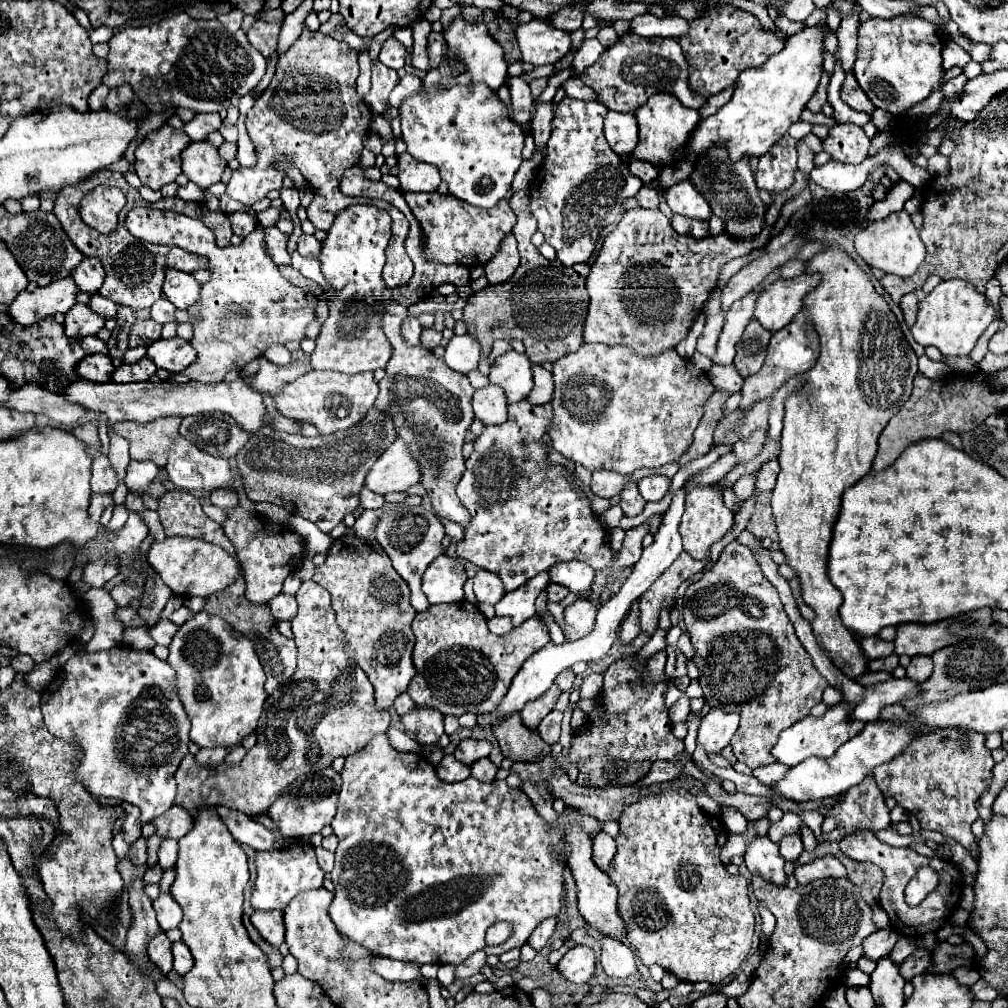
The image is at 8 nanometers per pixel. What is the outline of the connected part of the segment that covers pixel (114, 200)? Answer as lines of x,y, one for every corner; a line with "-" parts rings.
100,185
80,201
80,217
98,233
112,233
118,227
118,215
124,205
126,197
120,189

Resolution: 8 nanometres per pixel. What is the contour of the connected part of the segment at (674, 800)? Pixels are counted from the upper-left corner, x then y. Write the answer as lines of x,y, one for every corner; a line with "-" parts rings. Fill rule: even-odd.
680,789
660,791
656,795
642,797
640,801
628,805
622,811
622,817
620,817
620,833
616,837
618,853
612,859
612,865
608,869
608,877
618,887
618,913
620,913
620,917
626,923
628,943
636,949
636,953
638,953
638,957
640,957
640,961
644,965
650,967
652,963
658,963
666,971
674,973
680,981
688,981
688,983
708,981
712,985
720,985
720,983
724,983
726,977
734,975
738,971
738,967
742,965
742,961
748,957
748,951
750,951
750,945
752,945
752,935
754,935
754,913
750,909
750,899
748,899
748,881
742,875
730,875
726,871
724,863
720,861
720,849
724,847
726,839
728,839
728,833
726,833
724,823
718,817
714,817
714,821
712,821
712,817
708,813
704,813
694,803
694,797
688,791
680,791

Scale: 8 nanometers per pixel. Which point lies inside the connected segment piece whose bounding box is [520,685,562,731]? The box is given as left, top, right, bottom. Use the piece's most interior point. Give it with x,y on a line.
534,712

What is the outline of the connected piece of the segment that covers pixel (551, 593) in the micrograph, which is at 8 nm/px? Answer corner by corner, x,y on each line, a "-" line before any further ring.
550,583
550,585
546,587
546,593
548,593
548,601
556,601
556,603
560,603
560,601
568,595
568,589
562,587
562,585

